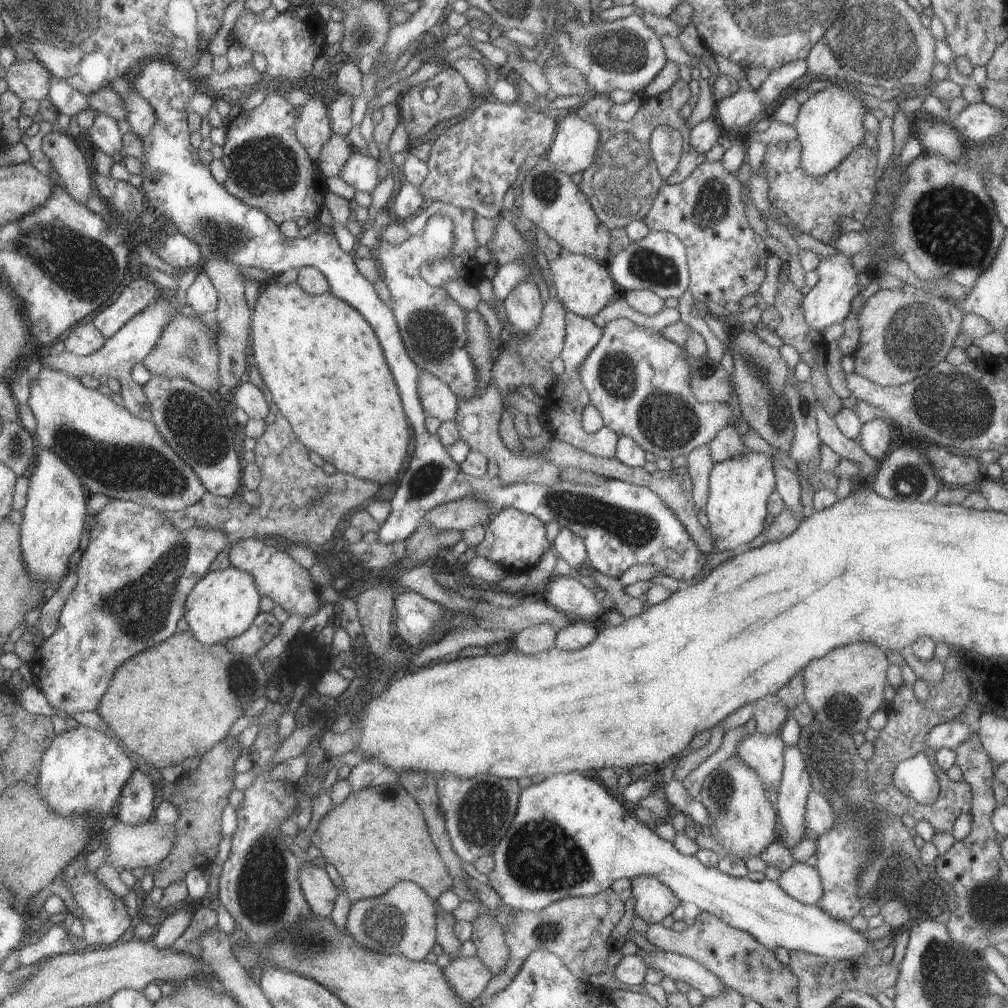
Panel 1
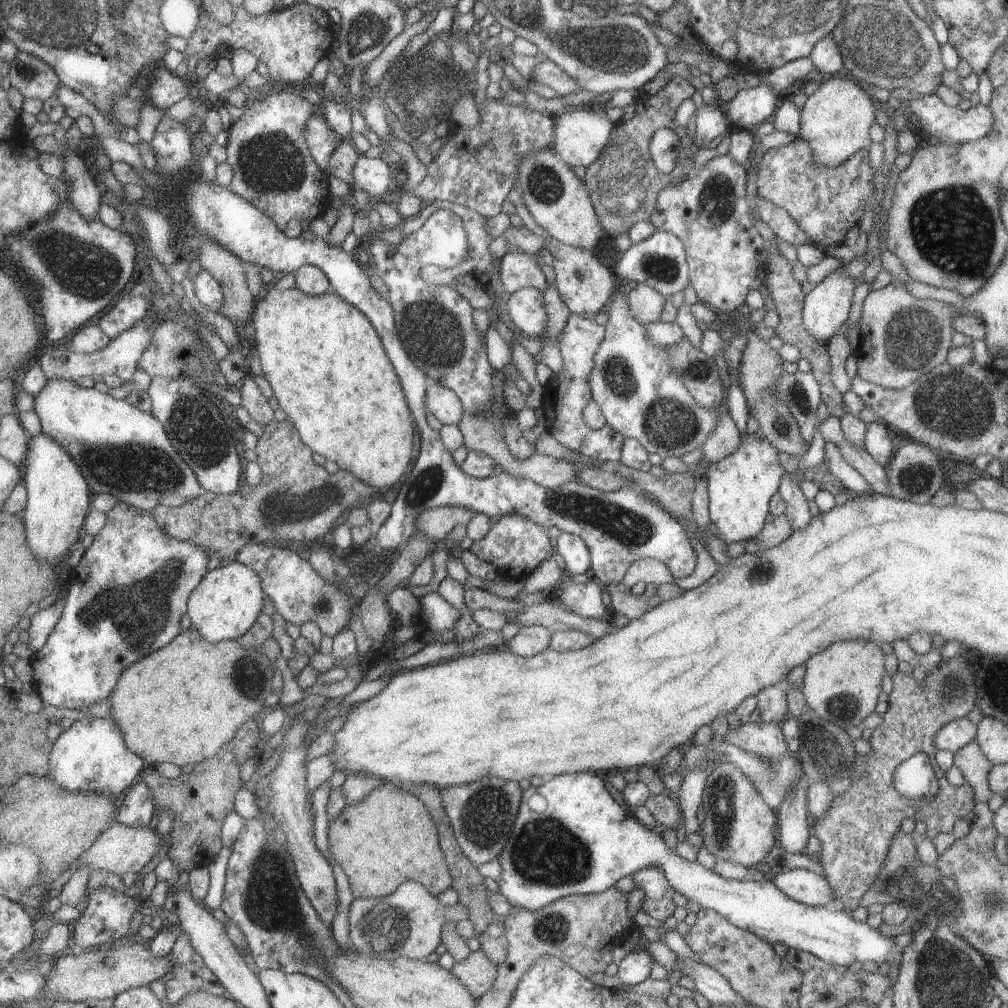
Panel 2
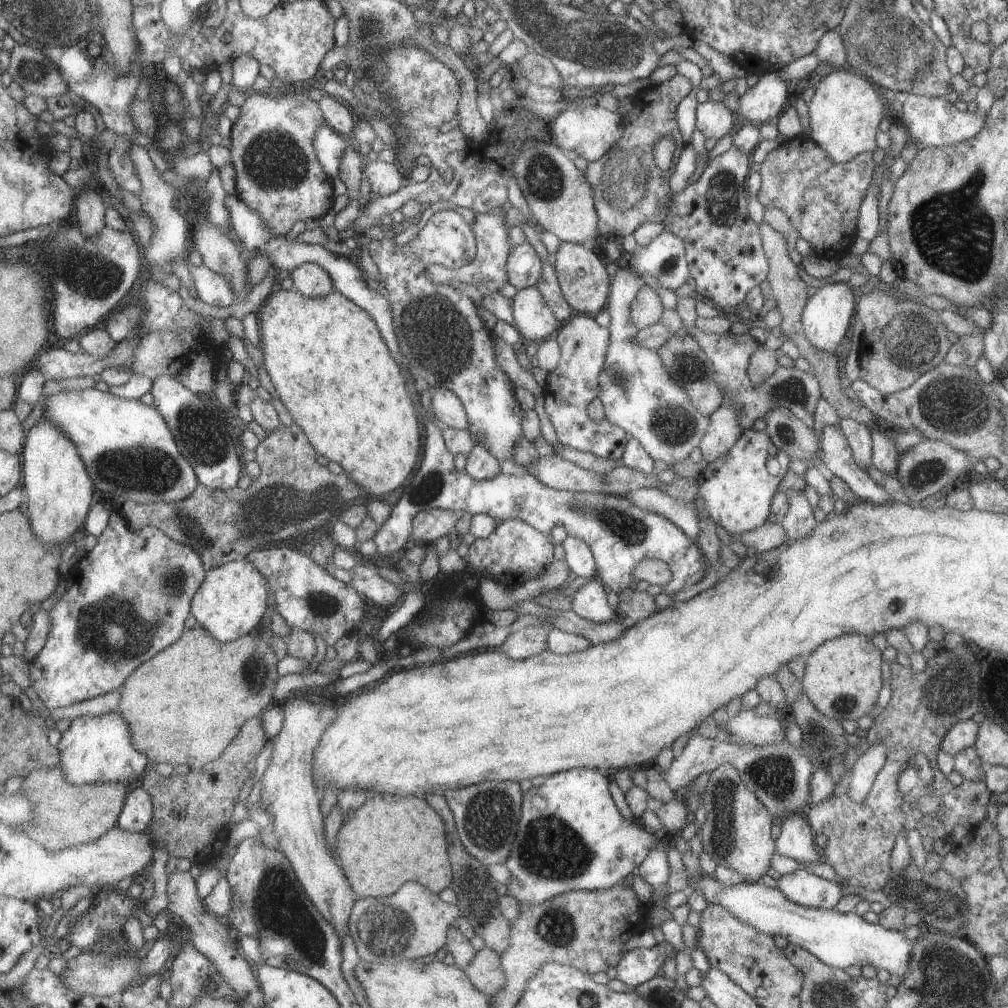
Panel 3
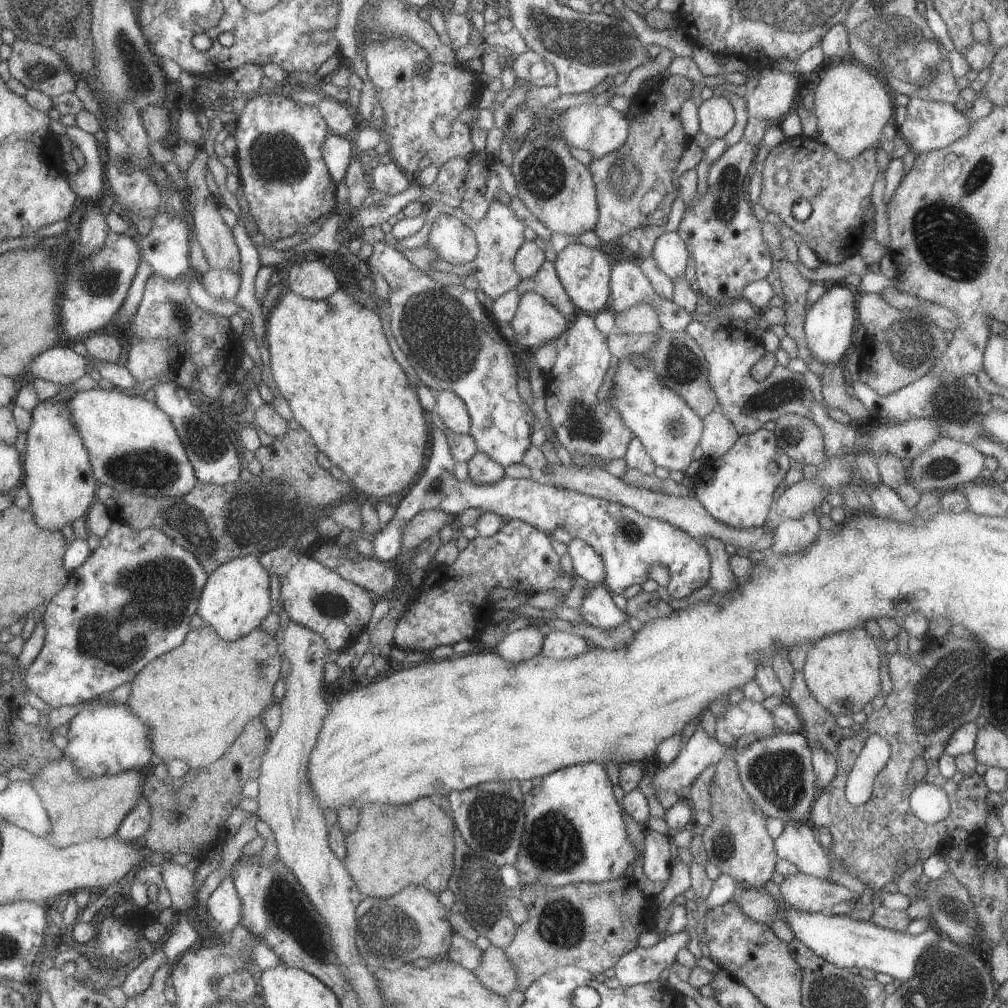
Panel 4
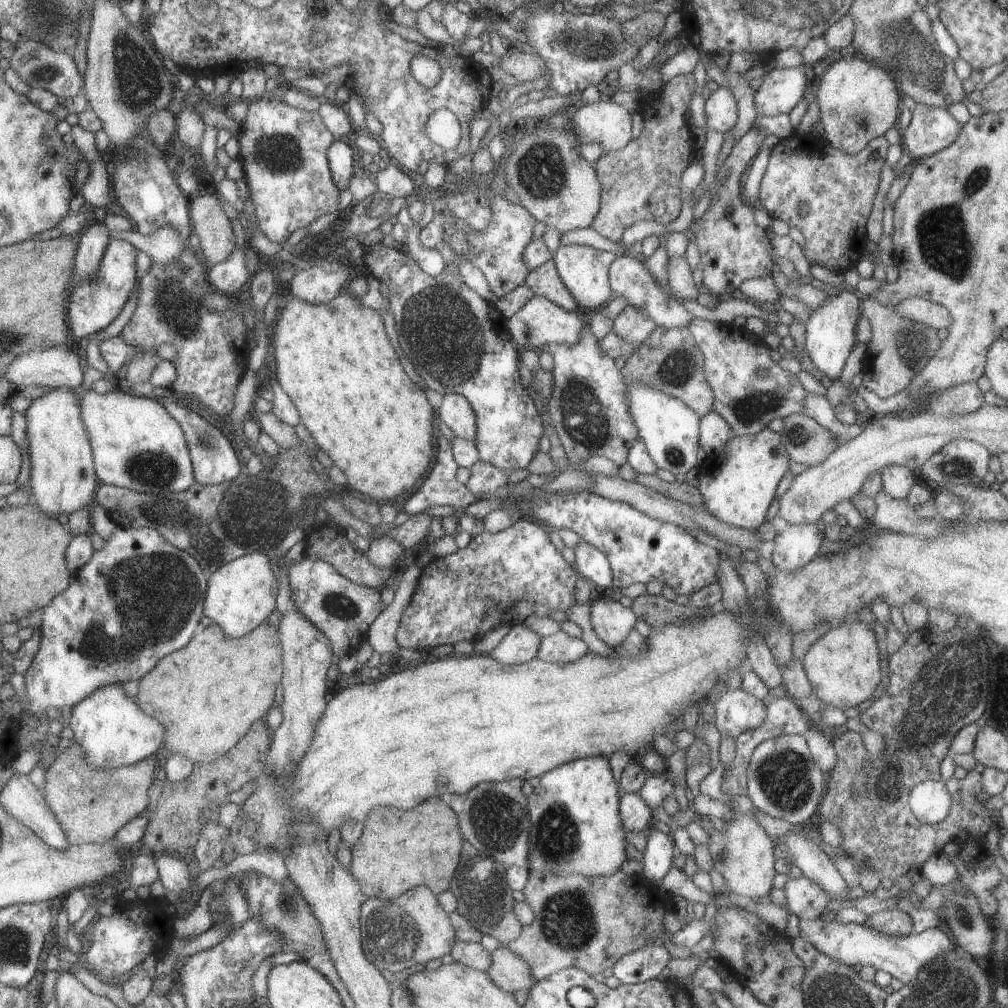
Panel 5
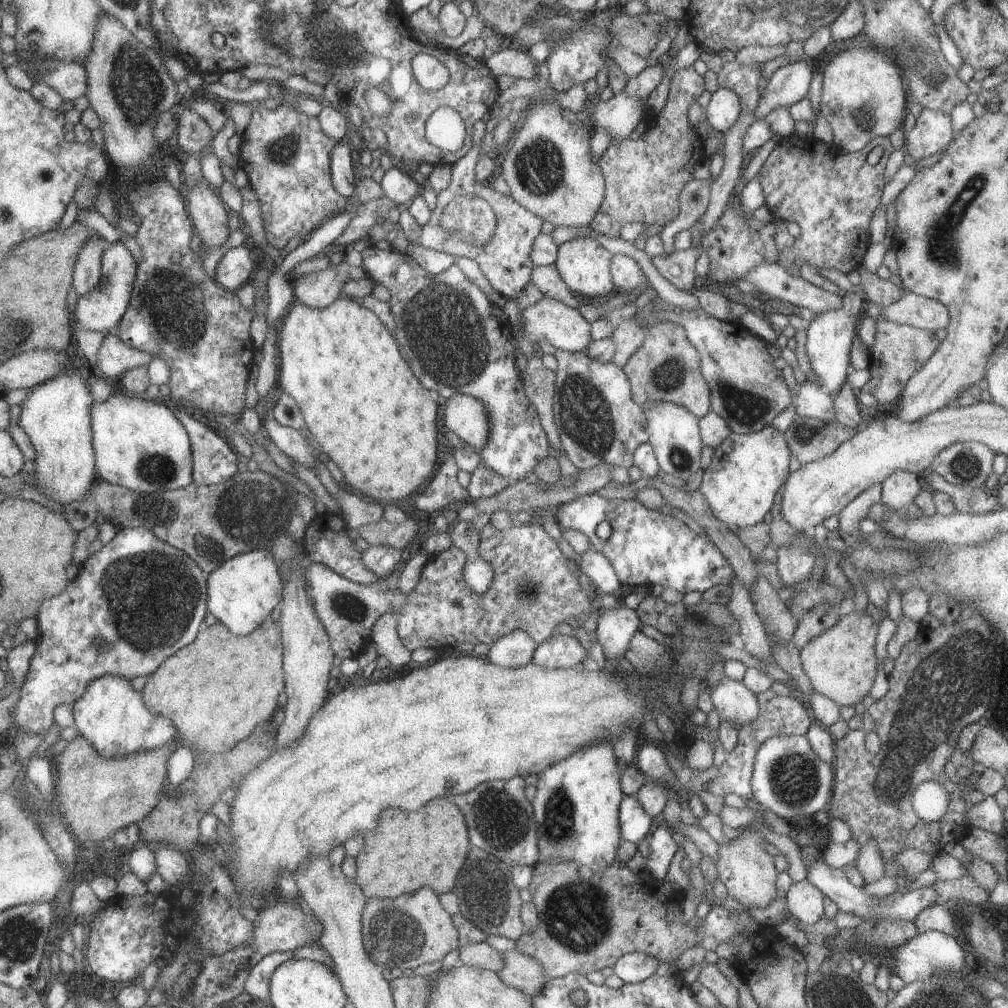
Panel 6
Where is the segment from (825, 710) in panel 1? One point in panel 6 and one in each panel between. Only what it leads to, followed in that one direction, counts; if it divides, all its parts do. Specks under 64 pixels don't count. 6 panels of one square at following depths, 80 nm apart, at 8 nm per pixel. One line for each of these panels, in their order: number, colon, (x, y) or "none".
2: (841, 683)
3: (842, 676)
4: (841, 671)
5: (842, 666)
6: (840, 663)

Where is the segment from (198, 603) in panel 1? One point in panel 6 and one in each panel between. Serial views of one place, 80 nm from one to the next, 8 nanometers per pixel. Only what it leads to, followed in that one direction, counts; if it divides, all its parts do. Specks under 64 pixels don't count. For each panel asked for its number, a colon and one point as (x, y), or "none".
2: (225, 605)
3: (231, 601)
4: (235, 599)
5: (241, 594)
6: (242, 591)

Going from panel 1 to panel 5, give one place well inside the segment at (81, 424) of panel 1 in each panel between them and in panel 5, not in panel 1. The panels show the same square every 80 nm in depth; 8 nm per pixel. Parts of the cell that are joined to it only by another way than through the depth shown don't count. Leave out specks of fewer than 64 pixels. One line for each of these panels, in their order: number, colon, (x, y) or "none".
2: (121, 450)
3: (130, 451)
4: (135, 447)
5: (137, 443)

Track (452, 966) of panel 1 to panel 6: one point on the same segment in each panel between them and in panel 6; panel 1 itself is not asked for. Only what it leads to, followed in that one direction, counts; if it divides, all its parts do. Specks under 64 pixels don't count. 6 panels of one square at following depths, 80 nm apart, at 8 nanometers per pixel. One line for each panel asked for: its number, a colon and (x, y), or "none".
2: (476, 972)
3: (483, 970)
4: (494, 972)
5: (508, 972)
6: (519, 971)

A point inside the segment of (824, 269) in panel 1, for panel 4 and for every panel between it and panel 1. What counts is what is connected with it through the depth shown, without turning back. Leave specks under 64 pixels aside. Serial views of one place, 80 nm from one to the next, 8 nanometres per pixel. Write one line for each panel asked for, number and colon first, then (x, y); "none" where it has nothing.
2: (826, 305)
3: (825, 317)
4: (827, 325)

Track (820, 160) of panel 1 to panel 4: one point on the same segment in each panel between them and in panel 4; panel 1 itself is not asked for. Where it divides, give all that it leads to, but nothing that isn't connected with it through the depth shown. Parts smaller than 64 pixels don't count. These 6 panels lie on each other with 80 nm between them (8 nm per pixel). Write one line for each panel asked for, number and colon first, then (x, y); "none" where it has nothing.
2: (834, 121)
3: (843, 114)
4: (851, 105)

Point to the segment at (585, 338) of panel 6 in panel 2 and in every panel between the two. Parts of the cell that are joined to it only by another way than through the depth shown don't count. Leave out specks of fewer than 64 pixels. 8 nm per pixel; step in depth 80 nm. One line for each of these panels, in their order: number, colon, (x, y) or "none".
2: (524, 306)
3: (533, 320)
4: (535, 321)
5: (538, 321)

